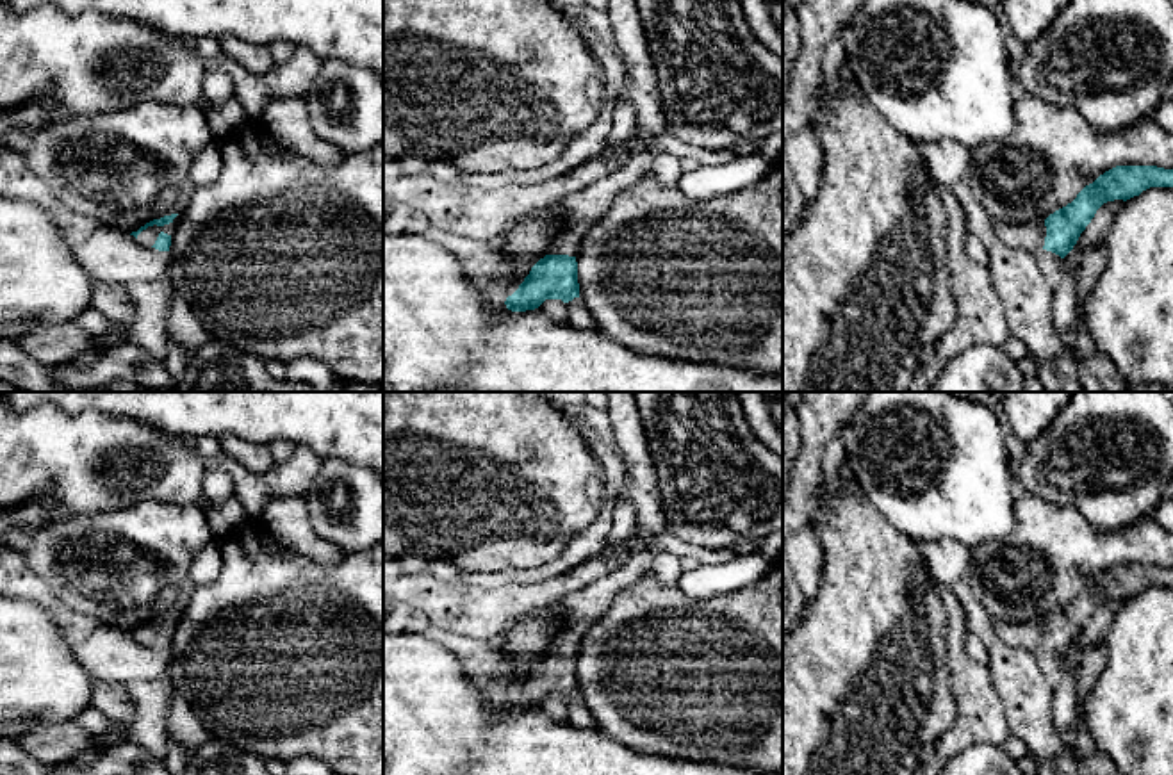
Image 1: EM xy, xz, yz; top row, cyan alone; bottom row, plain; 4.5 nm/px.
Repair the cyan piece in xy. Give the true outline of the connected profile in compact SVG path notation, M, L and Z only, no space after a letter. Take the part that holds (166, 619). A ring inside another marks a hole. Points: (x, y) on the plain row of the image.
M178 613L164 615L153 618L141 625L137 631L132 631L141 643L155 647L159 650L169 650L171 634L175 632Z

